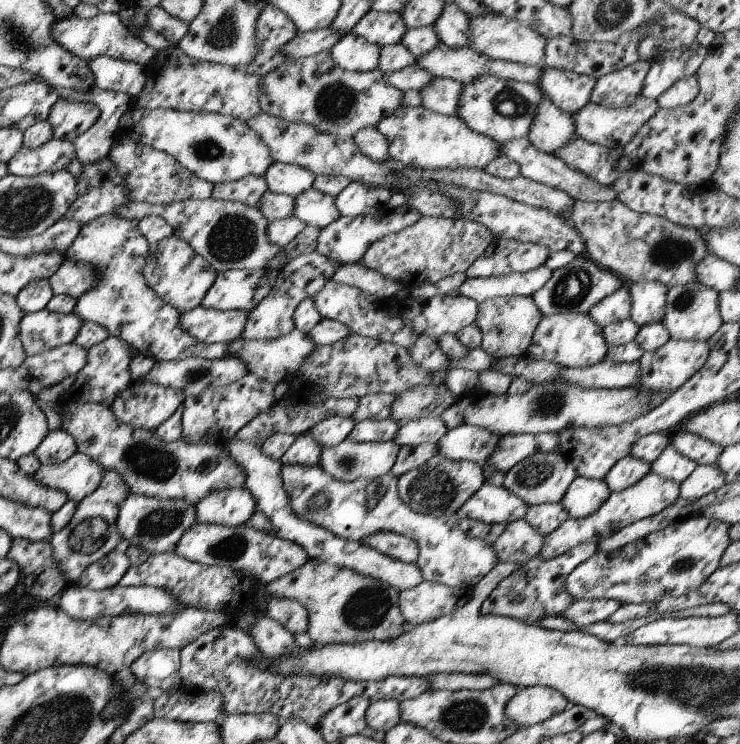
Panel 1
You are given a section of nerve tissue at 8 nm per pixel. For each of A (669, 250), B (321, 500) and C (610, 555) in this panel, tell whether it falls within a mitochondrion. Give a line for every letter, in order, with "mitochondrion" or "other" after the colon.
A: mitochondrion
B: mitochondrion
C: other

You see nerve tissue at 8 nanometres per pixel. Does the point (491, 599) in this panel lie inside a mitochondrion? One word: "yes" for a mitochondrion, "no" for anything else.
no

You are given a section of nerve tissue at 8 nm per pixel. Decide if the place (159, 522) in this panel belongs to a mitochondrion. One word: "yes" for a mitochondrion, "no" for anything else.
yes

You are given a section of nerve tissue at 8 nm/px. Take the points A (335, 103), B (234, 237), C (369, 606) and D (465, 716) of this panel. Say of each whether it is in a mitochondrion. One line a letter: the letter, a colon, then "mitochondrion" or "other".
A: mitochondrion
B: mitochondrion
C: mitochondrion
D: mitochondrion

